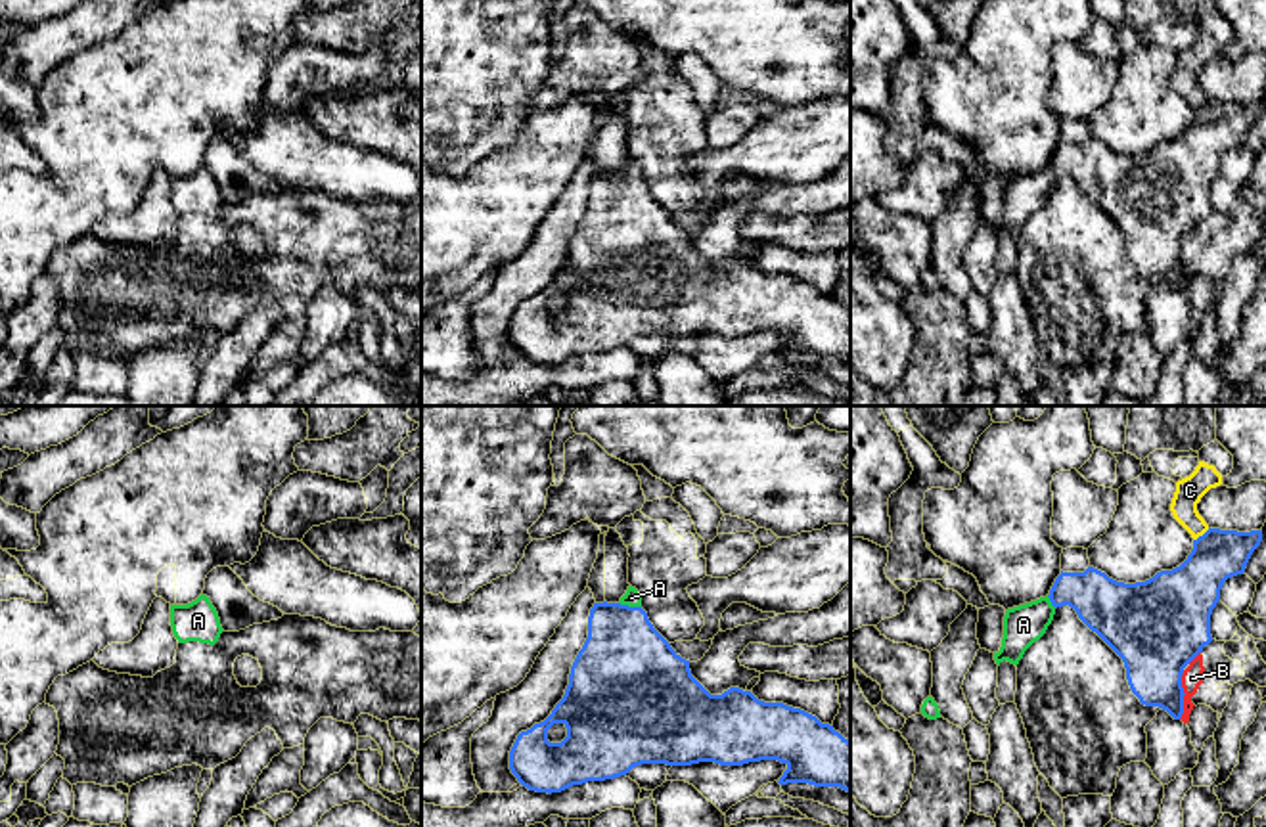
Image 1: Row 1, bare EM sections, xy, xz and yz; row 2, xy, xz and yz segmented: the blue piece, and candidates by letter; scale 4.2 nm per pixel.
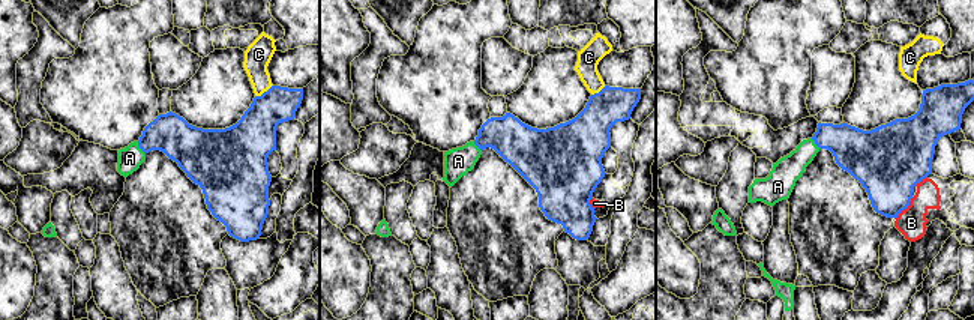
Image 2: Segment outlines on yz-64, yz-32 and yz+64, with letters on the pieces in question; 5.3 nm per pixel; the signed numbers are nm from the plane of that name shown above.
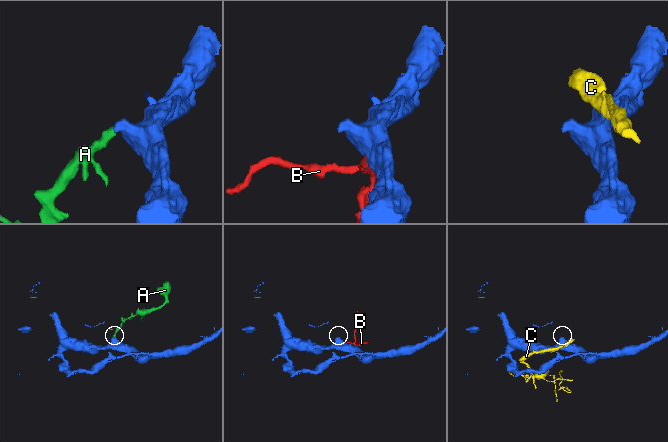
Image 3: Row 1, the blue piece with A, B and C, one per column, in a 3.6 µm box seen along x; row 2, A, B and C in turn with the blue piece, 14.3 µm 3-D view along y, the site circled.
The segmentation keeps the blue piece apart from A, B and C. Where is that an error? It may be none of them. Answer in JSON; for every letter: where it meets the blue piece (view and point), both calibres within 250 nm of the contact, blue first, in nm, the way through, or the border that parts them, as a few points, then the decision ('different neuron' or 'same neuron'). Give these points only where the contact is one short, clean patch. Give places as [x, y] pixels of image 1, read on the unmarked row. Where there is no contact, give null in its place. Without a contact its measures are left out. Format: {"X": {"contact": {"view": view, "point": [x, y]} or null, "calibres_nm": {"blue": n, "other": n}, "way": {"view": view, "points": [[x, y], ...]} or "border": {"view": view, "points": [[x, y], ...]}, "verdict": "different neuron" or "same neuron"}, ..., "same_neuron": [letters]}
{"A": {"contact": {"view": "xz", "point": [631, 178]}, "calibres_nm": {"blue": 400, "other": 70}, "way": {"view": "xz", "points": [[625, 238], [625, 194], [631, 178], [631, 169]]}, "verdict": "same neuron"}, "B": {"contact": {"view": "yz", "point": [1184, 265]}, "calibres_nm": {"blue": 320, "other": 90}, "border": {"view": "yz", "points": [[1184, 242], [1184, 284], [1178, 290]]}, "verdict": "different neuron"}, "C": {"contact": {"view": "yz", "point": [1203, 106]}, "calibres_nm": {"blue": 240, "other": 120}, "border": {"view": "yz", "points": [[1209, 100], [1194, 111]]}, "verdict": "different neuron"}, "same_neuron": ["A"]}

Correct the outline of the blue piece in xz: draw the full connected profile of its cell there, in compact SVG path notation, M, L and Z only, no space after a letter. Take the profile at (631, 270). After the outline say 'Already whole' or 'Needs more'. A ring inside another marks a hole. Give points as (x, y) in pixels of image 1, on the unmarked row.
M628 157L619 174L594 174L588 209L578 222L563 270L552 285L521 302L509 322L509 341L529 362L561 364L573 356L626 346L642 335L743 337L778 331L787 337L780 356L808 354L850 364L850 312L816 287L783 274L758 272L730 258L711 266L670 214L653 199L642 168ZM554 295L567 299L561 314L548 312Z. Needs more

